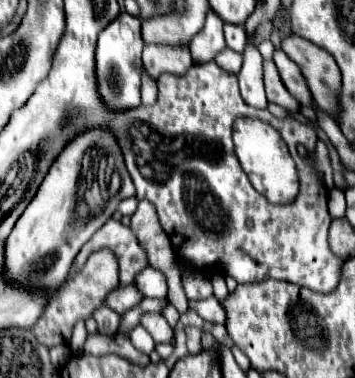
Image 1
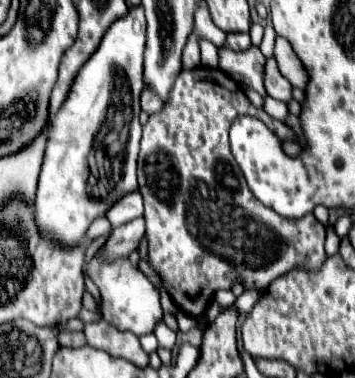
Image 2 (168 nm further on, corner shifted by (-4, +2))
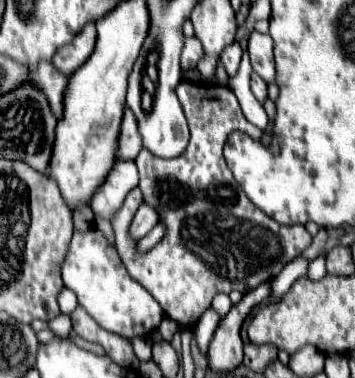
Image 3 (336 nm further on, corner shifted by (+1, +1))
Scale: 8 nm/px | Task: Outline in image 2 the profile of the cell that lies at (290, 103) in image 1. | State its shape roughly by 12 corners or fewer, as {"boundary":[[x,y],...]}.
{"boundary":[[218,49],[218,67],[234,81],[244,81],[262,97],[260,49],[234,53]]}

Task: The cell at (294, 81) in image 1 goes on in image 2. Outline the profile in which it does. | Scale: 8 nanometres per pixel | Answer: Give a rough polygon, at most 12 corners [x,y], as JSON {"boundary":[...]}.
{"boundary":[[266,59],[264,87],[278,101],[292,99],[292,85],[278,73],[274,59]]}

